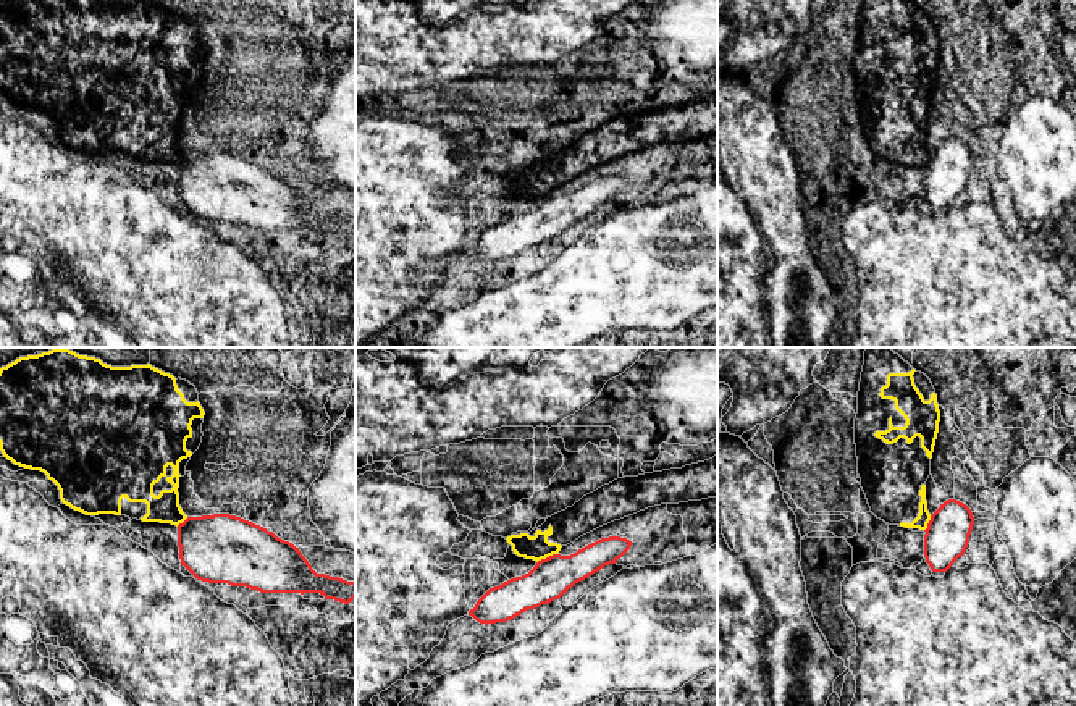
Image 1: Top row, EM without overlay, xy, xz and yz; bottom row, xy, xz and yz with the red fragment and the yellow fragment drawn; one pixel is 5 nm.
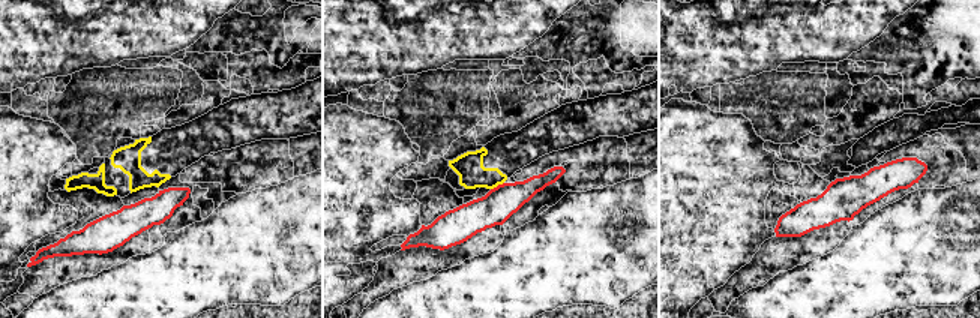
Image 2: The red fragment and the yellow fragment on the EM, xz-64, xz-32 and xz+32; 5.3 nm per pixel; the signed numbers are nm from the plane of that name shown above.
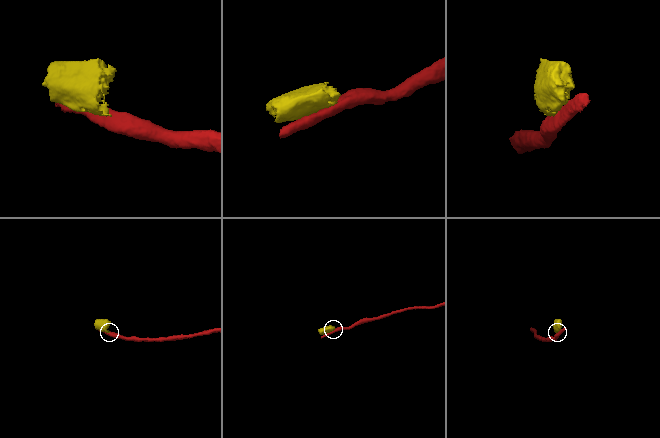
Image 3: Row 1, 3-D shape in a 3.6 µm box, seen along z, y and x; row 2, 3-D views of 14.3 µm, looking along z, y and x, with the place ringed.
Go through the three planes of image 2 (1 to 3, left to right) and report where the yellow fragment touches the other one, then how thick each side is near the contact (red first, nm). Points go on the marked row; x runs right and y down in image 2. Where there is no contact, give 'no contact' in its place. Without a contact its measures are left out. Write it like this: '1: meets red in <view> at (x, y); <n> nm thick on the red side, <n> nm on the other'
1: no contact
2: meets red in xz-32 at (499, 185); 180 nm thick on the red side, 150 nm on the other
3: no contact

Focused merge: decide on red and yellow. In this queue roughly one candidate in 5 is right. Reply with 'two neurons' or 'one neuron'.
two neurons

